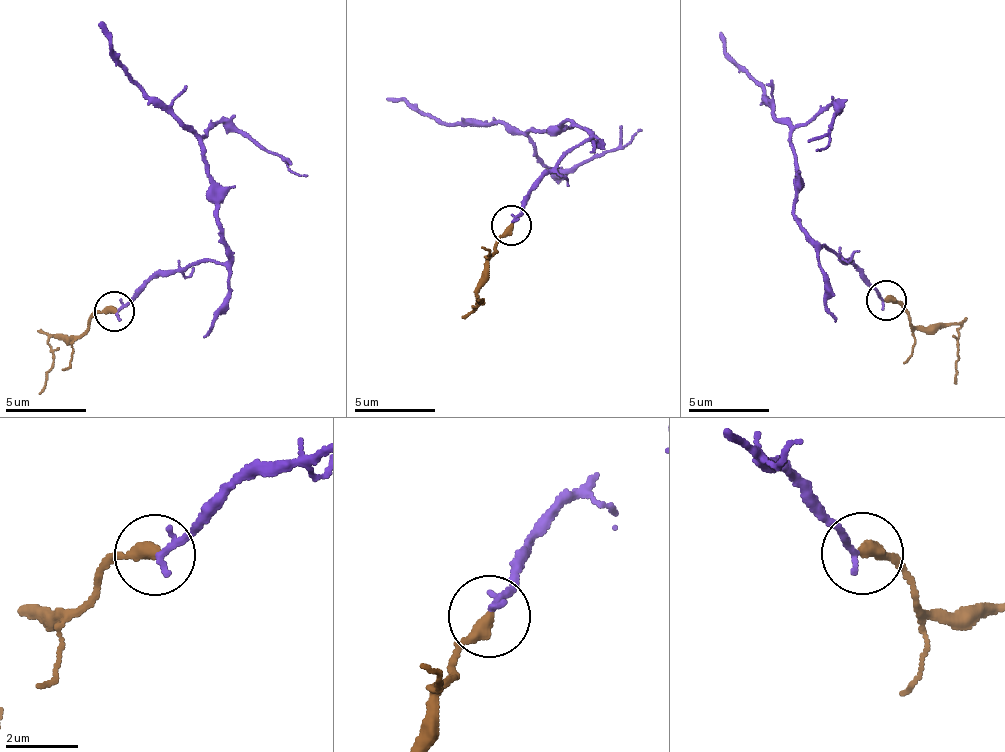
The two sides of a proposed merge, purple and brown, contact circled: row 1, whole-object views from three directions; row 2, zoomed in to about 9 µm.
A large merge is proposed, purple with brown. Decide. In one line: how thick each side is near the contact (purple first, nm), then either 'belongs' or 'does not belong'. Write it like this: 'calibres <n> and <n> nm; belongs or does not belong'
calibres 190 and 360 nm; belongs

